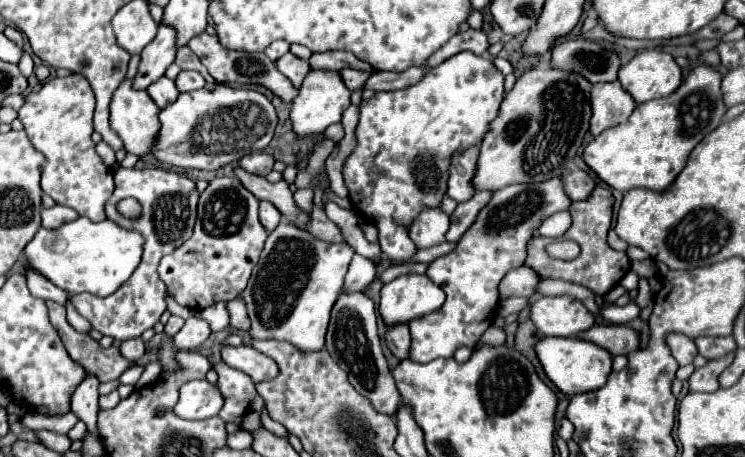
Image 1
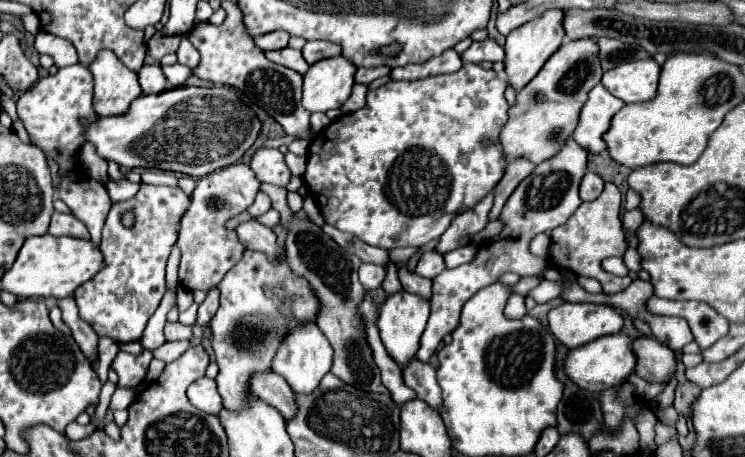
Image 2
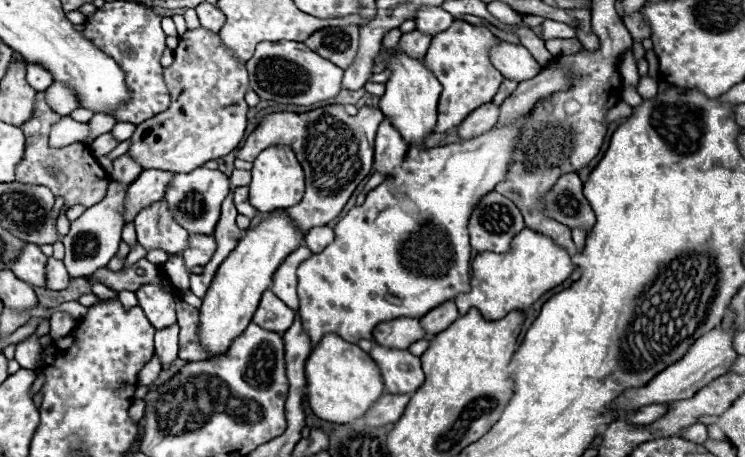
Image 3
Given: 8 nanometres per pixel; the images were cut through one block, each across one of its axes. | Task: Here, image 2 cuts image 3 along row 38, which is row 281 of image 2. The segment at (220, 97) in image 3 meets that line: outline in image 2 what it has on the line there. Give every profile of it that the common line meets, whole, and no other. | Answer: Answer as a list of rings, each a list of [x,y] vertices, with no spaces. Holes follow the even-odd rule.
[[[234,164],[222,170],[216,170],[198,180],[196,190],[192,192],[192,204],[182,218],[178,248],[180,248],[180,286],[186,290],[210,290],[220,284],[232,266],[240,262],[246,252],[246,246],[238,240],[238,234],[226,228],[226,222],[234,216],[246,212],[252,206],[260,182],[248,164]]]

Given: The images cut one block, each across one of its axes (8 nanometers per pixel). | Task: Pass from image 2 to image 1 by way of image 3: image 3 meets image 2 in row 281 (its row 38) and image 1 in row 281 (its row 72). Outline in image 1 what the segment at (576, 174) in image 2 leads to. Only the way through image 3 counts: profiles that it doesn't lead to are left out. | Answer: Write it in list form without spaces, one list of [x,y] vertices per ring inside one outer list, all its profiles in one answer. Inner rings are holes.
[[[560,178],[540,184],[512,184],[510,188],[494,192],[462,240],[456,242],[456,248],[428,264],[426,274],[432,276],[434,284],[442,286],[446,292],[446,302],[440,310],[432,312],[432,316],[412,320],[410,360],[430,362],[440,356],[452,358],[462,346],[474,348],[496,316],[498,282],[508,270],[524,264],[526,244],[532,238],[534,228],[538,228],[544,218],[566,210],[568,206],[570,200],[564,194]]]

